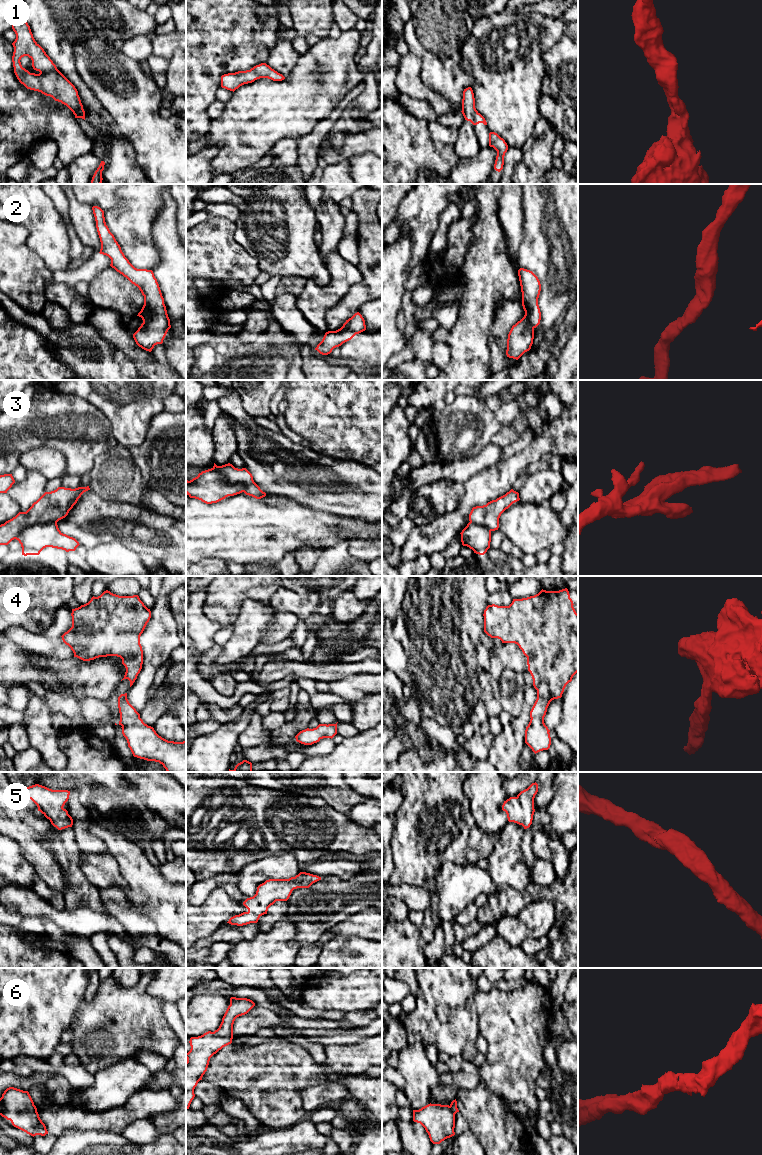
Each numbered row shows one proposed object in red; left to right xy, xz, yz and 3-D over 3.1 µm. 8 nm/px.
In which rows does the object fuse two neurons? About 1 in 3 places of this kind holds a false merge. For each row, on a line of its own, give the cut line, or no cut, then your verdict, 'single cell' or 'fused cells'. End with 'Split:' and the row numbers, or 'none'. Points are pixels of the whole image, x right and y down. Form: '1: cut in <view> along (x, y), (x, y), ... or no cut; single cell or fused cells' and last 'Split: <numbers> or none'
1: no cut; single cell
2: no cut; single cell
3: cut in xy along (56, 521), (39, 522), (25, 527), (14, 538); fused cells
4: no cut; single cell
5: no cut; single cell
6: no cut; single cell
Split: 3

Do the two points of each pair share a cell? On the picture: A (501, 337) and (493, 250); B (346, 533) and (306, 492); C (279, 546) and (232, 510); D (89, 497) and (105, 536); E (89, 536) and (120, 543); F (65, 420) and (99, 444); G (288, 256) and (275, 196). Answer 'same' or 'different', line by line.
A: different
B: different
C: same
D: same
E: different
F: same
G: same

